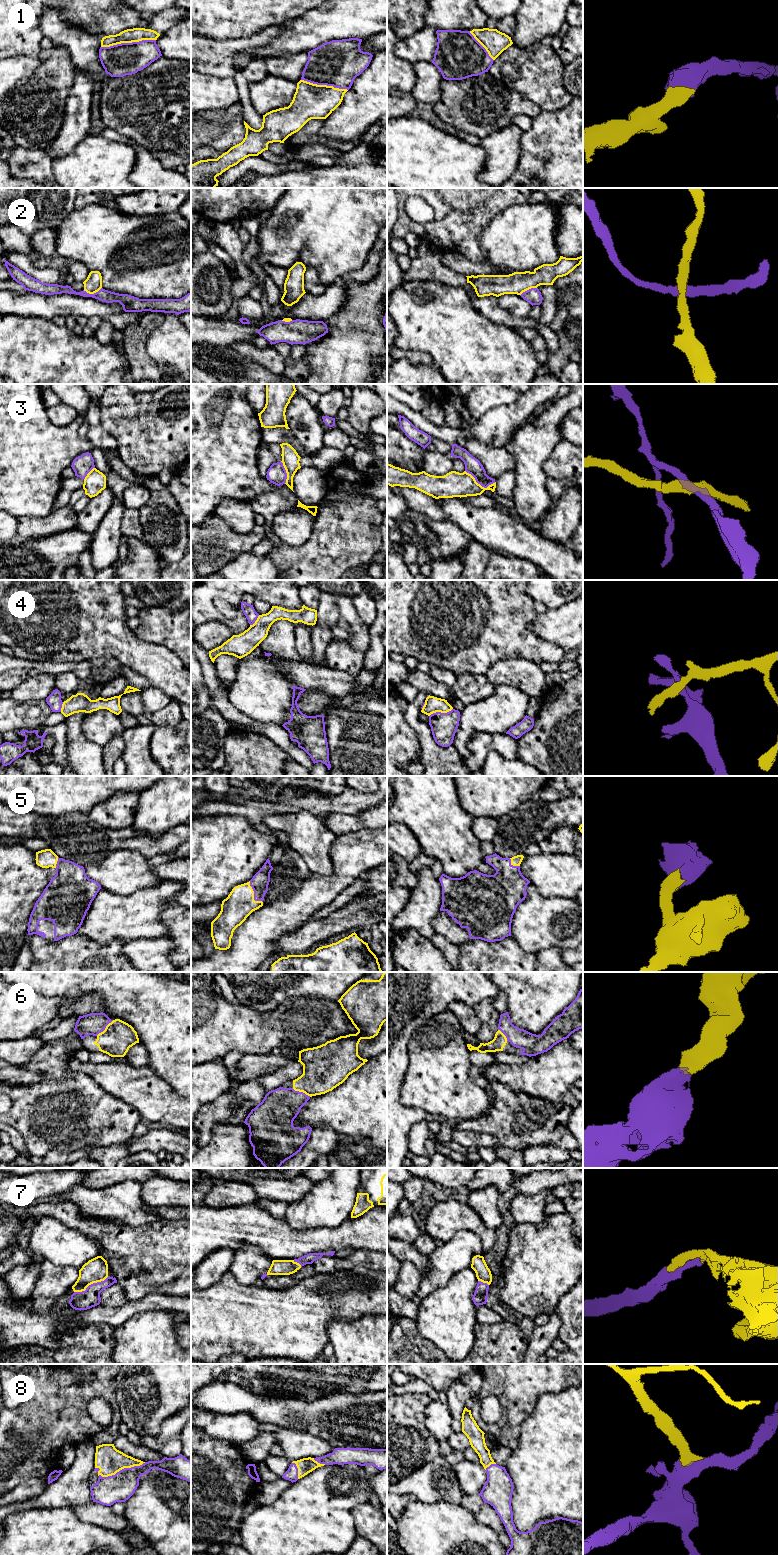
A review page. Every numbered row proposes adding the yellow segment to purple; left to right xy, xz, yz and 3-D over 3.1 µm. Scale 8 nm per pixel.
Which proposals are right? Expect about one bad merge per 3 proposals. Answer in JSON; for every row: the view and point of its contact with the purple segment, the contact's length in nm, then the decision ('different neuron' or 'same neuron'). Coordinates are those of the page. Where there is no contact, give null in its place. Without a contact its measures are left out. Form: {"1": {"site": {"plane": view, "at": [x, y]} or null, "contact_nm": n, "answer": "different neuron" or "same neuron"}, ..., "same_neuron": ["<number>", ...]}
{"1": {"site": {"plane": "xy", "at": [128, 43]}, "contact_nm": 440, "answer": "same neuron"}, "2": {"site": {"plane": "xy", "at": [92, 294]}, "contact_nm": 150, "answer": "different neuron"}, "3": {"site": {"plane": "yz", "at": [480, 484]}, "contact_nm": 260, "answer": "different neuron"}, "4": {"site": {"plane": "yz", "at": [440, 712]}, "contact_nm": 200, "answer": "different neuron"}, "5": {"site": {"plane": "xz", "at": [254, 894]}, "contact_nm": 200, "answer": "same neuron"}, "6": {"site": {"plane": "xy", "at": [104, 1029]}, "contact_nm": 180, "answer": "same neuron"}, "7": {"site": {"plane": "xy", "at": [91, 1284]}, "contact_nm": 300, "answer": "same neuron"}, "8": {"site": {"plane": "xy", "at": [120, 1470]}, "contact_nm": 380, "answer": "same neuron"}, "same_neuron": ["1", "5", "6", "7", "8"]}

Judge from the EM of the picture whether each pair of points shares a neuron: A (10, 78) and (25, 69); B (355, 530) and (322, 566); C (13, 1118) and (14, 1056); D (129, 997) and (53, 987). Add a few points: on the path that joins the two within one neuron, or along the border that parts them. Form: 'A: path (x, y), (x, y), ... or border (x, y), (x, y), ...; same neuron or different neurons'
A: path (14, 74), (21, 69); same neuron
B: path (346, 539), (328, 557); same neuron
C: border (39, 1050), (21, 1066); different neurons
D: path (110, 984), (72, 984); same neuron

